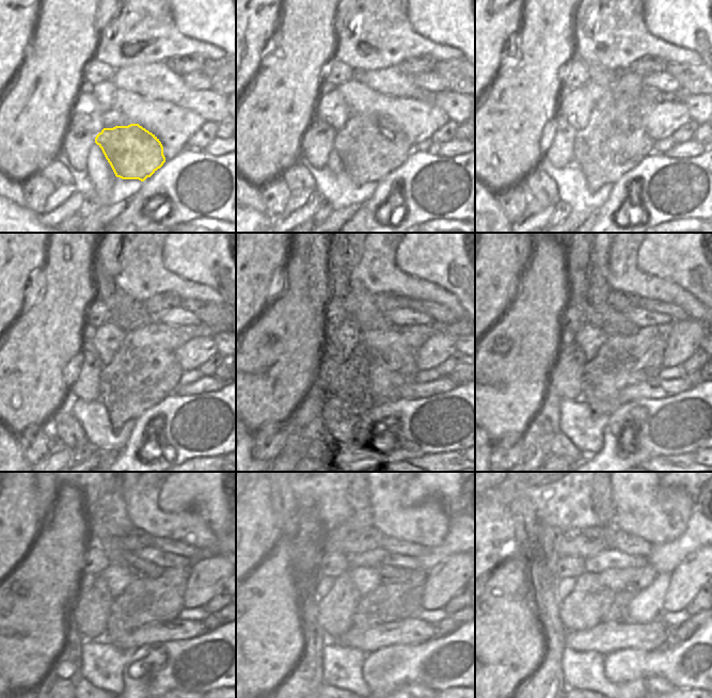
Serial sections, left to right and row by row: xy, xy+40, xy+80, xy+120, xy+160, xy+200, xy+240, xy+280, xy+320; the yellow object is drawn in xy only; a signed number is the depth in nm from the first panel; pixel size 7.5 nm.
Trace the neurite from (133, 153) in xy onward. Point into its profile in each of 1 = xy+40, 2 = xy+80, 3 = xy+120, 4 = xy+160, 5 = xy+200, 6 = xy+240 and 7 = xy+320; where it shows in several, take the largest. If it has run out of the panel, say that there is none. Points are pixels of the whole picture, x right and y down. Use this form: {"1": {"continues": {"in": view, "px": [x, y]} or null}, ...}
{"1": {"continues": {"in": "xy+40", "px": [370, 146]}}, "2": {"continues": {"in": "xy+80", "px": [615, 141]}}, "3": {"continues": {"in": "xy+120", "px": [144, 370]}}, "4": {"continues": {"in": "xy+160", "px": [383, 361]}}, "5": {"continues": {"in": "xy+200", "px": [623, 360]}}, "6": {"continues": {"in": "xy+240", "px": [145, 601]}}, "7": {"continues": {"in": "xy+320", "px": [618, 613]}}}

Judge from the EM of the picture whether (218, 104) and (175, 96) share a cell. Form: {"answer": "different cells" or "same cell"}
{"answer": "same cell"}

